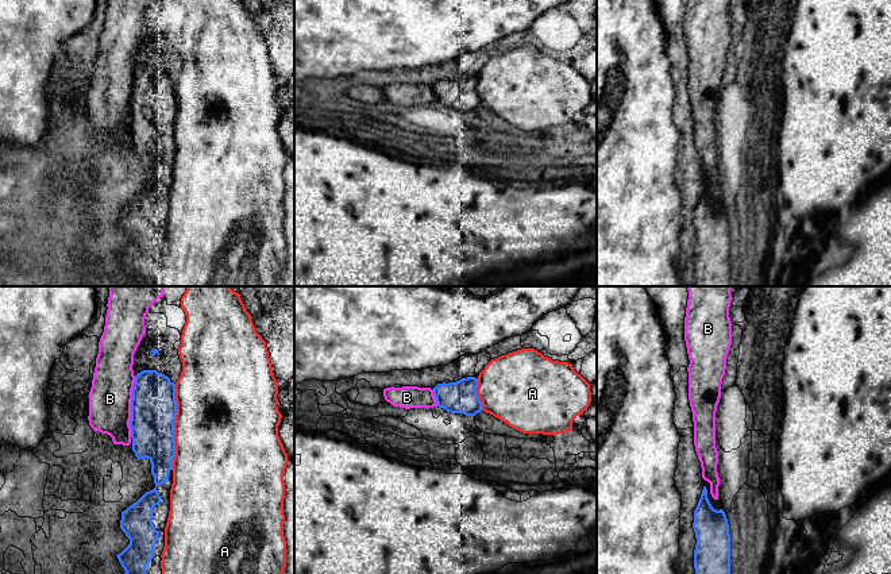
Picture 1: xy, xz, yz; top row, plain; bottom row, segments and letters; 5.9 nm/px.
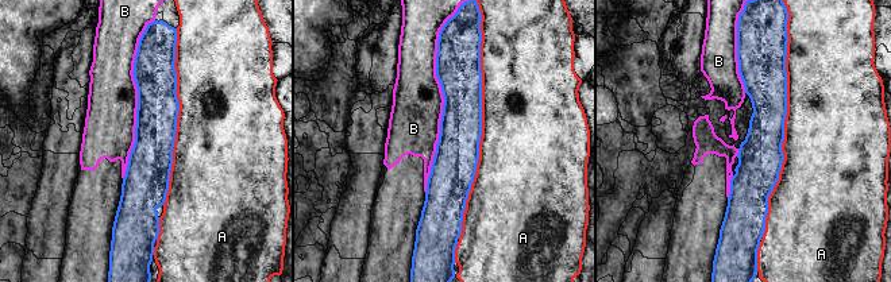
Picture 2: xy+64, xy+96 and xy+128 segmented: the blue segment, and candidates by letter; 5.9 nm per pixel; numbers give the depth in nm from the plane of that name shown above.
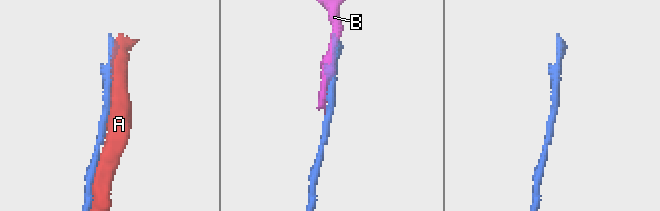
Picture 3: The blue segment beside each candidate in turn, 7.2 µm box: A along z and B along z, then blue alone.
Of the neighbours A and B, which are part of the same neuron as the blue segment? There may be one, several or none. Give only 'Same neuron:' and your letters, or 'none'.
Same neuron: none

